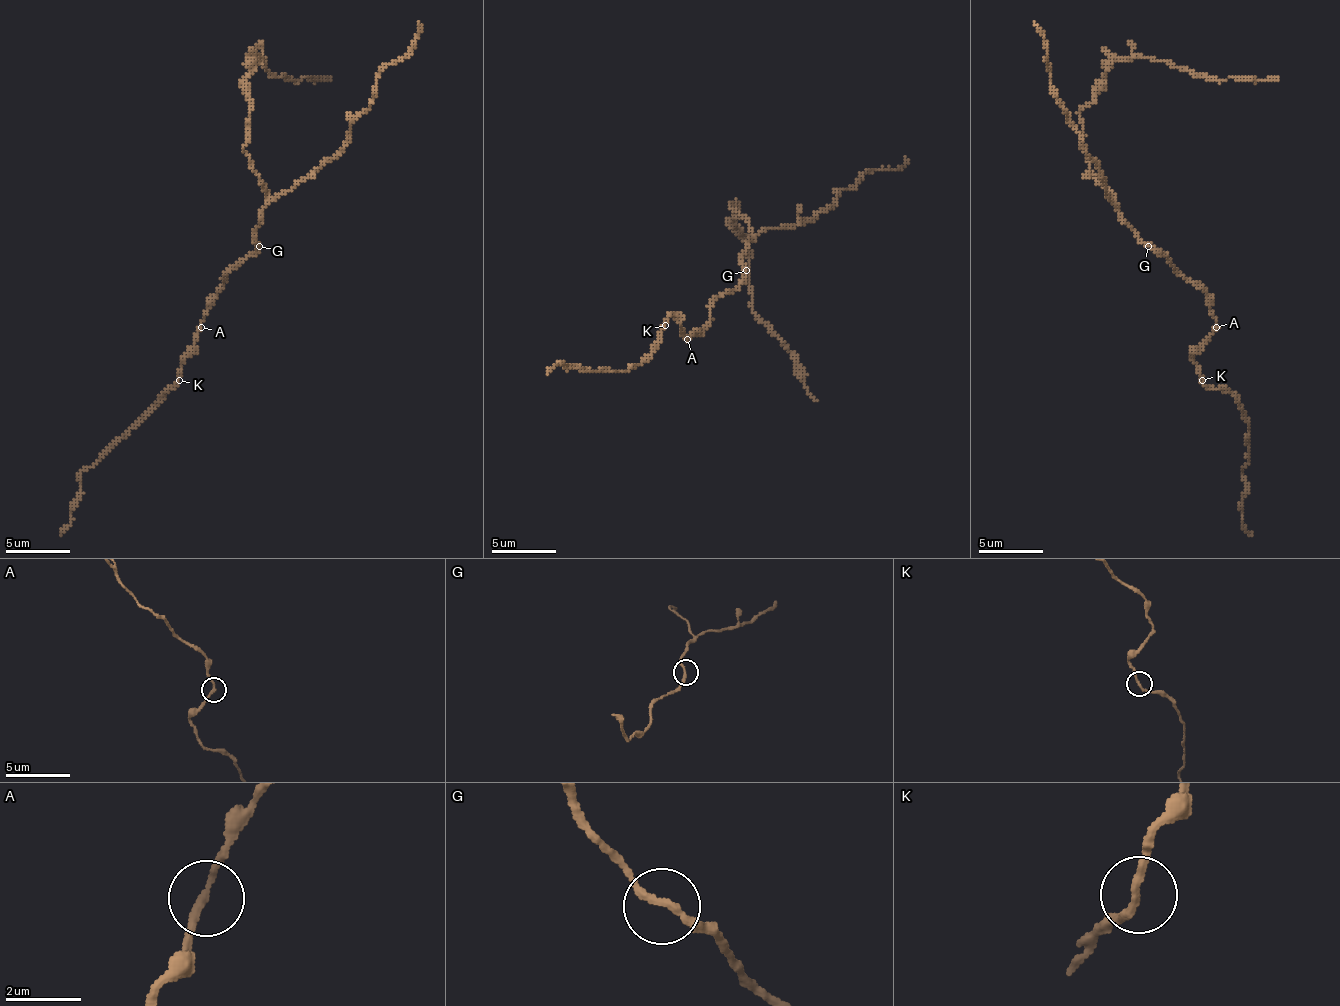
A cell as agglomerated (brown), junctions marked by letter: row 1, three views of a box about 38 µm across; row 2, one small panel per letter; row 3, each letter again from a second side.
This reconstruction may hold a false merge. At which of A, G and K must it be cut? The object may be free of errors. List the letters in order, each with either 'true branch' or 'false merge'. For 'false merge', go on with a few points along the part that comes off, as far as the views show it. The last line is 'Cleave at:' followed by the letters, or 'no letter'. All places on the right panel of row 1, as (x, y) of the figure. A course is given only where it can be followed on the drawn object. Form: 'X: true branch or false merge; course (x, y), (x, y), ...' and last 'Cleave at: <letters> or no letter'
A: true branch
G: true branch
K: true branch
Cleave at: no letter

